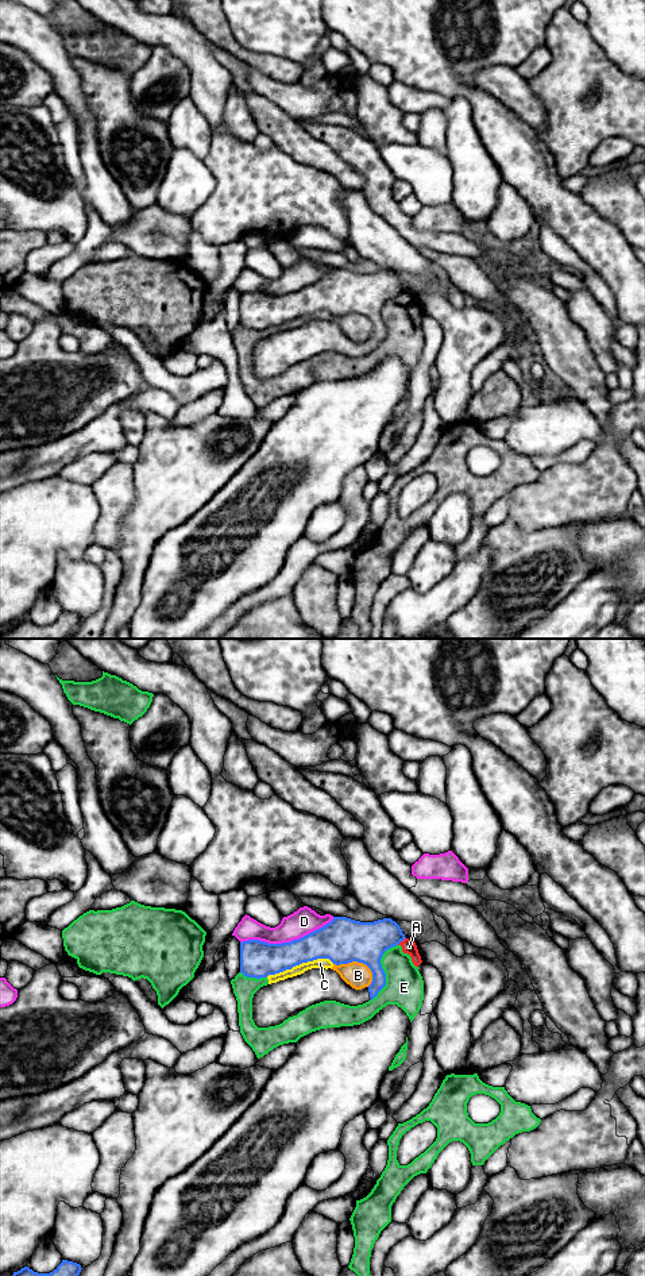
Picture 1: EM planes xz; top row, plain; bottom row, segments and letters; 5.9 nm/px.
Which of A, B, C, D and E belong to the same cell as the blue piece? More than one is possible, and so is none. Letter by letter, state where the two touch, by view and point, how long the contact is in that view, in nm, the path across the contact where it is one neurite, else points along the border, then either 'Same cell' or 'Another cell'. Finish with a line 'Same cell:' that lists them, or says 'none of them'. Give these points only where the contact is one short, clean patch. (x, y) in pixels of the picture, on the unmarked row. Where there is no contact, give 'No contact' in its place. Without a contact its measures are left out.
A: Touches blue at xz (401, 292). Shared border 70 nm. Boundary: xz (405, 289), (397, 296). Another cell
B: Touches blue at xz (358, 313). Shared border 260 nm. Boundary: xz (333, 315), (362, 313), (370, 322), (373, 332). Another cell
C: Touches blue at xz (300, 315). Shared border 420 nm. Another cell
D: Touches blue at xz (286, 295). Shared border 600 nm. Another cell
E: Touches blue at xz (383, 323). Shared border 380 nm. Another cell
Same cell: none of them

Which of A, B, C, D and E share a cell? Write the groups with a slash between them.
A B C E / D

